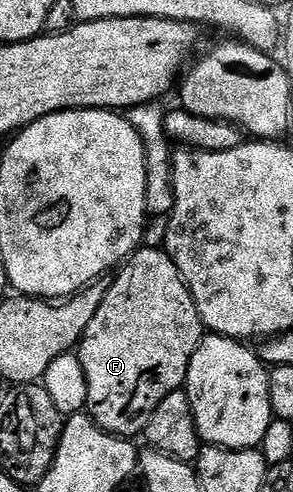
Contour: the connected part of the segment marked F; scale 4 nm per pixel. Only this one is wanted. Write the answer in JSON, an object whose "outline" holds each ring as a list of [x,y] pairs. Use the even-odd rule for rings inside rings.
{"outline":[[[163,248],[137,249],[111,278],[106,299],[102,299],[102,307],[98,307],[78,346],[78,356],[86,375],[86,412],[92,422],[115,437],[132,439],[135,433],[136,436],[143,434],[150,415],[154,415],[154,407],[187,382],[190,359],[205,333],[198,307],[170,255]]]}

